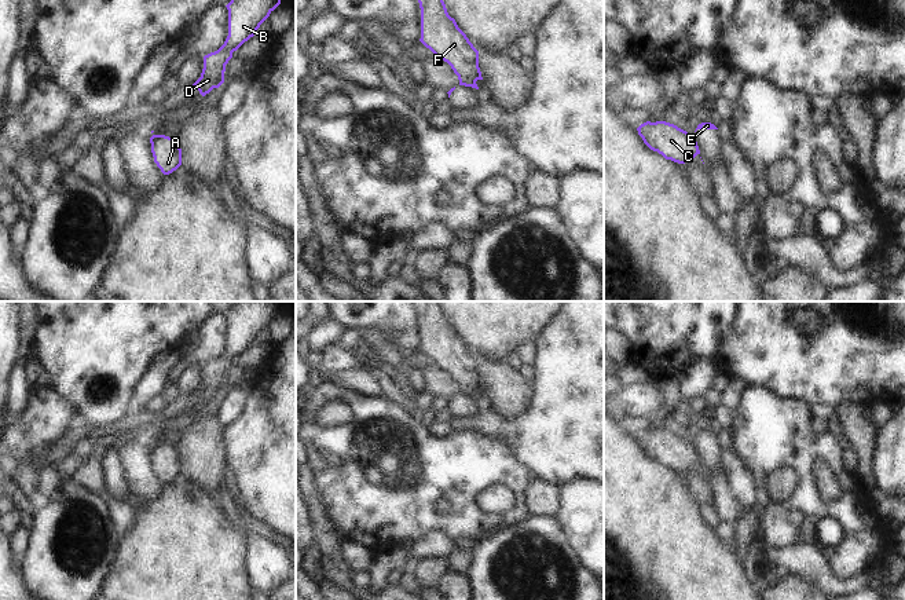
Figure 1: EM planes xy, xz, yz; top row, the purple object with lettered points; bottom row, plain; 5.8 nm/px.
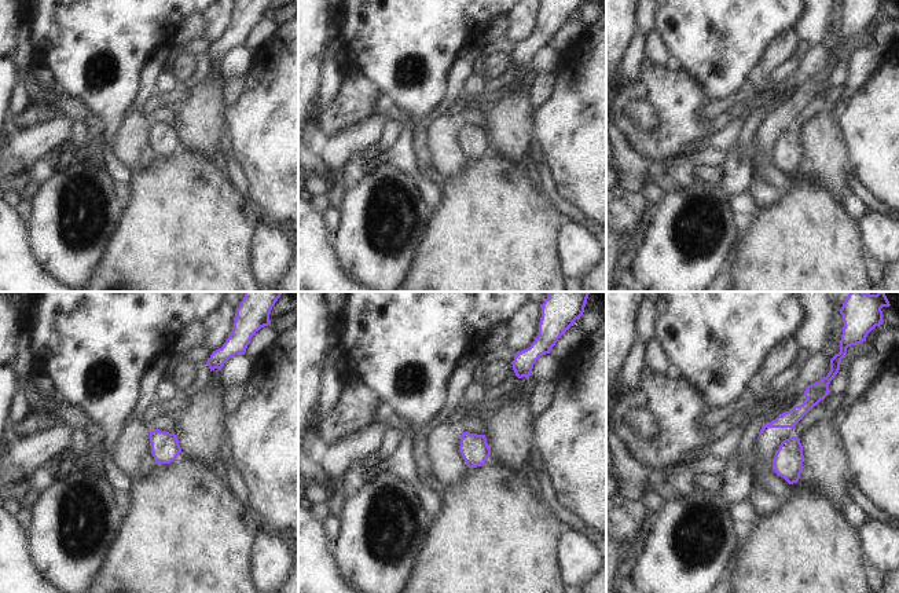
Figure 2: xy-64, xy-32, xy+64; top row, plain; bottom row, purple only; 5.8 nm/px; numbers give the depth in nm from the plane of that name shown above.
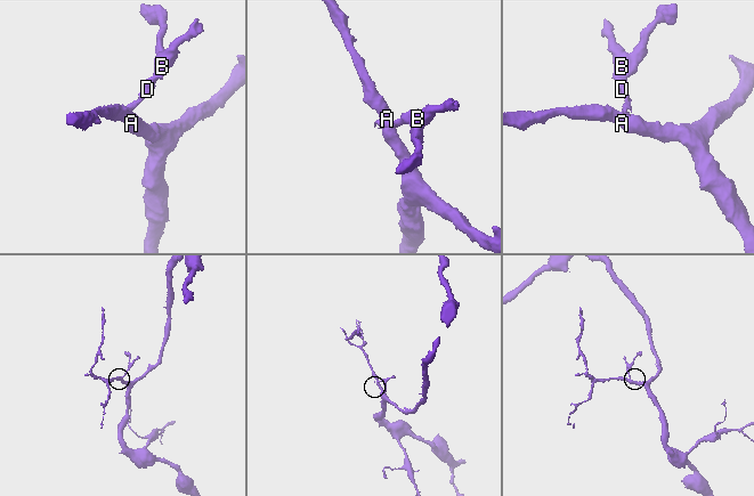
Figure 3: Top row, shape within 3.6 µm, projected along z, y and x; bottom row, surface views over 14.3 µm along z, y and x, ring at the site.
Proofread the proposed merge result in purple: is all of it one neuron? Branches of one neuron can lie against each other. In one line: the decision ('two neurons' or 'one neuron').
two neurons

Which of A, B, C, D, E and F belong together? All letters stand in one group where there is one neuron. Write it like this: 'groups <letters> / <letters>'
groups A C F / B D E

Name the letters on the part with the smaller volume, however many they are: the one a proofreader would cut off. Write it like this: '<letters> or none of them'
B, D, E

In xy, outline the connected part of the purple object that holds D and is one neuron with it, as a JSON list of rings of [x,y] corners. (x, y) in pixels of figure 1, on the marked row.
[[[231,0],[228,10],[228,36],[215,52],[204,56],[201,77],[193,84],[205,96],[224,83],[226,65],[245,41],[254,36],[260,25],[281,4],[281,0]]]

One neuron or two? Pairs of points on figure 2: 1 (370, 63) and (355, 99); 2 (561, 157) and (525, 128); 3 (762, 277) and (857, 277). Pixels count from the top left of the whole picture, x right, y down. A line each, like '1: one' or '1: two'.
1: two
2: two
3: one

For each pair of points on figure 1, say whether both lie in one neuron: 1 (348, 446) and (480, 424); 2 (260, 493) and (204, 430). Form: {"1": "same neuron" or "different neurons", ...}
{"1": "different neurons", "2": "different neurons"}

